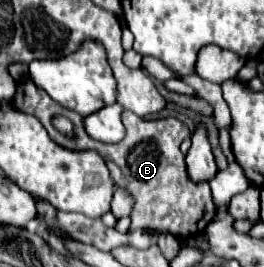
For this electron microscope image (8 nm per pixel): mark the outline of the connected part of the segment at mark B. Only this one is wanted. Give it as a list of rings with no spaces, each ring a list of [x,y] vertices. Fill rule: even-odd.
[[[24,80],[18,84],[18,110],[36,116],[44,128],[48,130],[50,138],[60,146],[70,150],[96,150],[112,158],[120,170],[124,172],[124,186],[134,194],[136,204],[132,208],[132,226],[130,230],[148,228],[148,230],[168,230],[174,236],[192,236],[198,234],[208,218],[208,214],[216,214],[216,204],[210,192],[208,182],[192,182],[186,170],[184,154],[180,152],[180,144],[184,138],[190,136],[190,130],[184,122],[176,118],[160,118],[160,120],[144,120],[134,112],[126,110],[122,114],[122,122],[126,126],[126,138],[118,144],[104,144],[90,138],[82,126],[82,116],[62,108],[56,104],[42,88],[32,84],[32,80]],[[52,116],[66,116],[74,124],[74,136],[66,138],[52,126]]]

